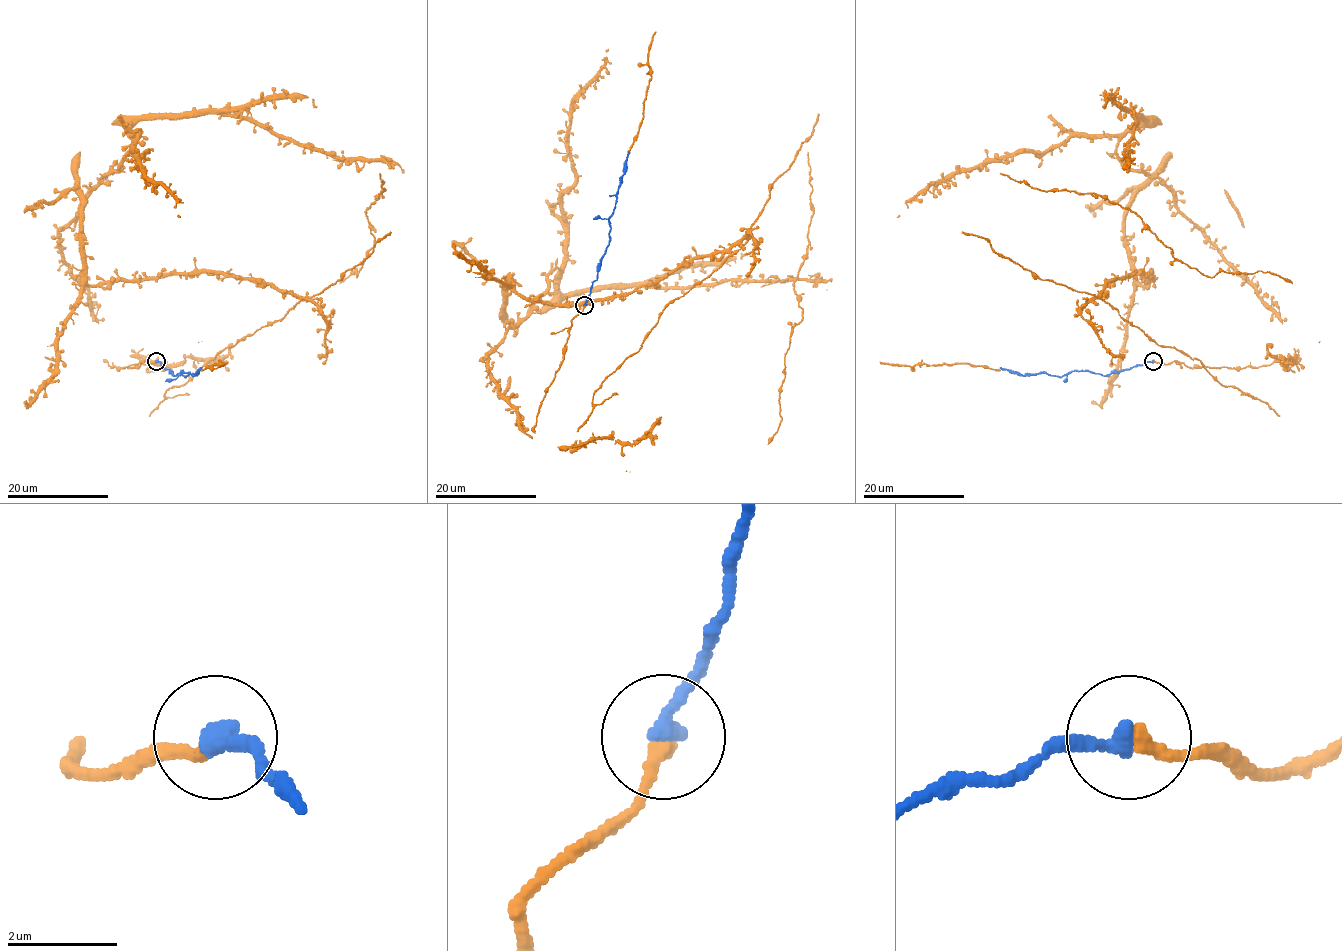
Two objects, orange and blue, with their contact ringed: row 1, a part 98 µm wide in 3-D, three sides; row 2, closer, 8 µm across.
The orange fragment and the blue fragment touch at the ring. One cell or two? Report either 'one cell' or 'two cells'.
one cell

